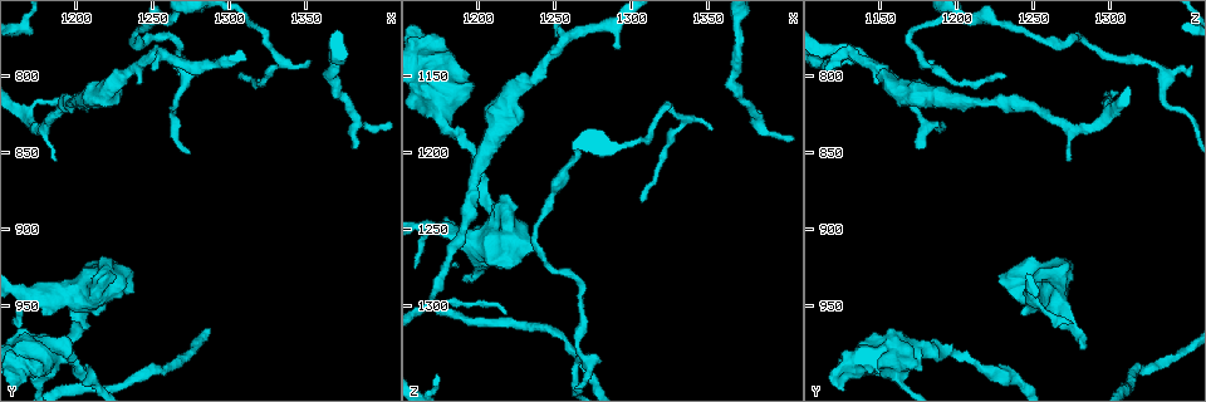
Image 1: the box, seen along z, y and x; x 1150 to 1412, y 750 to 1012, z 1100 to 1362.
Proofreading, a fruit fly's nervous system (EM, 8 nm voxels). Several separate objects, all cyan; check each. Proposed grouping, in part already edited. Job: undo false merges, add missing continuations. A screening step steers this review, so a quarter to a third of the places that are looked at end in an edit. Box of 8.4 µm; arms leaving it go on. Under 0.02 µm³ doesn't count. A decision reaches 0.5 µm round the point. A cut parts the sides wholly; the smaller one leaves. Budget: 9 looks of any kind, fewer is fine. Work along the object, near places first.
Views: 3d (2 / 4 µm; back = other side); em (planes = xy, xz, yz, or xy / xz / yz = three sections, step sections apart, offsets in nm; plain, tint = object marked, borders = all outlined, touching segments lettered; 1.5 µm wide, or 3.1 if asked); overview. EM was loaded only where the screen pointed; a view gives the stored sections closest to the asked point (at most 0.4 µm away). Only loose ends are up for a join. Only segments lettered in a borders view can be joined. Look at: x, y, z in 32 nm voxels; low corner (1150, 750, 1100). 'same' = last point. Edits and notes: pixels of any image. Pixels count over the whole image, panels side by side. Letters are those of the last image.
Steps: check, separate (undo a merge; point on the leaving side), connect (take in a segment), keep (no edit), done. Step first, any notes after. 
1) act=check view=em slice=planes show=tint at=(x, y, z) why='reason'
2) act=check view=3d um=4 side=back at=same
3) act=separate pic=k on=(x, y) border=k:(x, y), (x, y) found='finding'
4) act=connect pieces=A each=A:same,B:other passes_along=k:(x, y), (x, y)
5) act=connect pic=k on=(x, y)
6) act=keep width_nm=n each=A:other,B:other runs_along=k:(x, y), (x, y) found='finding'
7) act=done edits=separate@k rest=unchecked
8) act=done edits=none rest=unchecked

act=check view=em slice=planes show=borders at=(1380, 848, 1174) why='branch stops here'

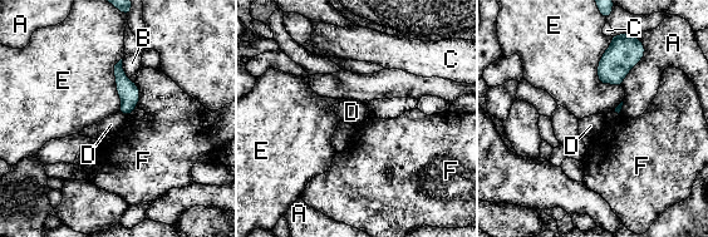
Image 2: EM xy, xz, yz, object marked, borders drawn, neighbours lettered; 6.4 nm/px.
act=keep each=A:other,B:other,C:other,D:other,E:other,F:other border=2:(118, 112), (127, 117) found='no lettered segment goes on from it'

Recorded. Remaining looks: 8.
act=check view=em slice=yz step=4 show=borders at=(1352, 790, 1184) why='free end'

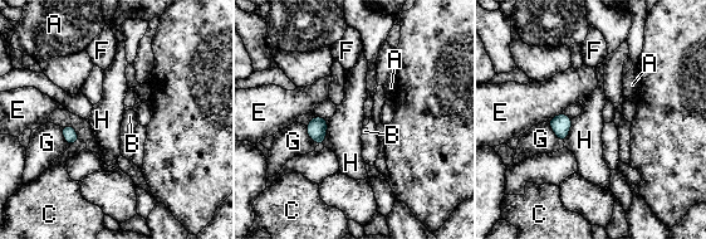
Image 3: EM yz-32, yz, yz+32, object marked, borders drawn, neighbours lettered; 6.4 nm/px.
act=check view=em slice=planes show=borders at=same

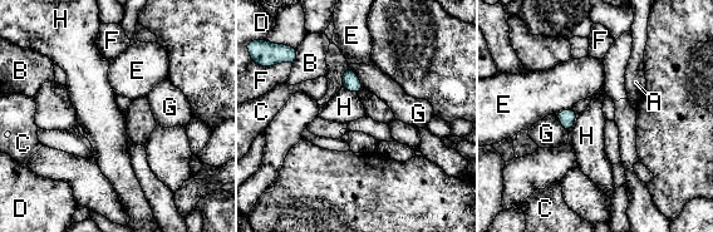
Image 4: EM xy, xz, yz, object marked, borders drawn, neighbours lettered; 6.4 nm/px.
act=keep each=A:other,B:other,C:other,D:other,E:other,F:other,G:other,H:other found='no lettered segment goes on from it'

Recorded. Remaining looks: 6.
act=check view=3d um=2 side=back at=(1208, 814, 1196)

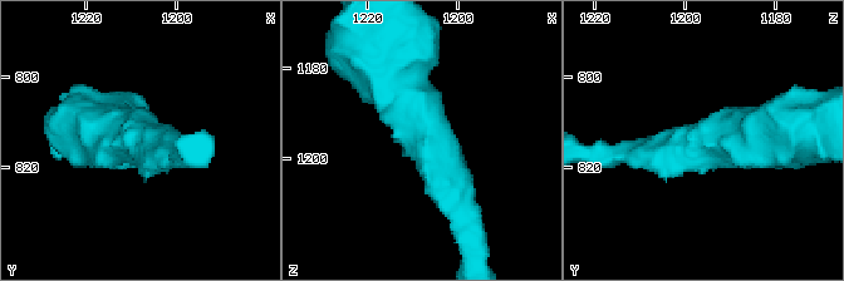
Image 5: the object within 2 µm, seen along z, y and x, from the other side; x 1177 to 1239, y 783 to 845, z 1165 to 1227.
act=check view=em slice=yz step=4 show=tint at=(1208, 814, 1195) arm_widths_nm=180,500 why='shape alone is not enough'

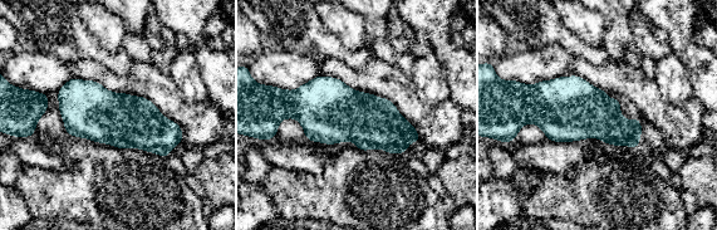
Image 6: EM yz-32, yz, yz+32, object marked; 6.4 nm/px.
act=check view=em slice=planes show=borders at=same

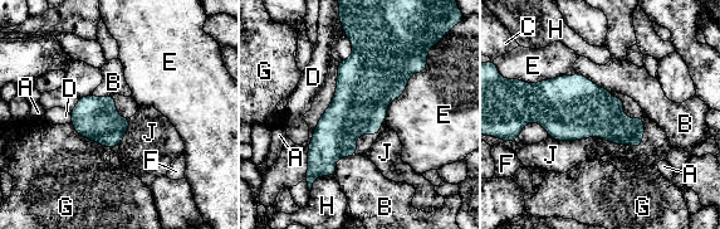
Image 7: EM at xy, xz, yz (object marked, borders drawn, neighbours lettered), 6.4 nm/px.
act=keep each=A:other,B:other,C:other,D:other,E:other,F:other,G:other,H:other,J:other border=7:(645, 122), (640, 146), (549, 137) found='continuous, no second cell'

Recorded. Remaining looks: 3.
act=check view=3d um=2 side=back at=(1264, 790, 1326) why='a narrow waist'

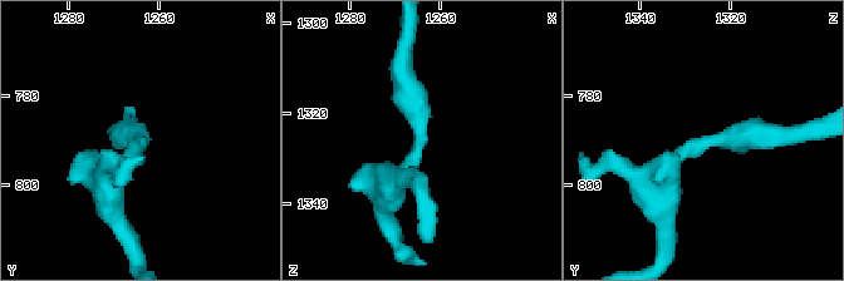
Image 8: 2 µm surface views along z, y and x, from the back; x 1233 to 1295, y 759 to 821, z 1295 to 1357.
act=check view=em slice=xz step=8 show=tint at=(1264, 791, 1327)

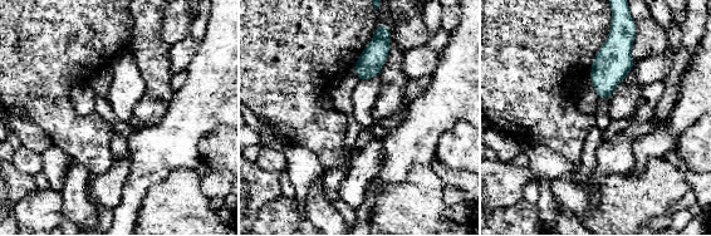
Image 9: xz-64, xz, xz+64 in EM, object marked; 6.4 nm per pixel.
act=check view=em slice=xz step=8 show=borders at=same why='see the neighbours'

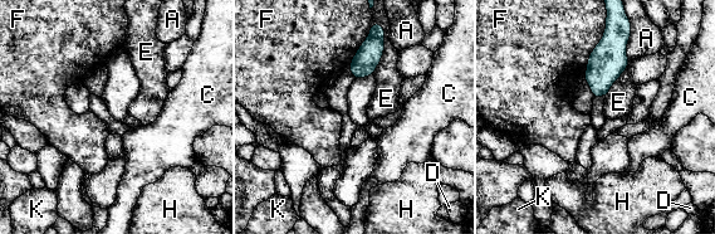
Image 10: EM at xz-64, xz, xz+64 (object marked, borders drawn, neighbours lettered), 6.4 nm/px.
act=keep each=A:other,C:other,D:other,E:other,F:other,H:other,K:other border=10:(606, 29), (588, 57), (583, 79) found='continuous, no second cell'

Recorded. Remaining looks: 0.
act=done edits=none rest=unchecked

